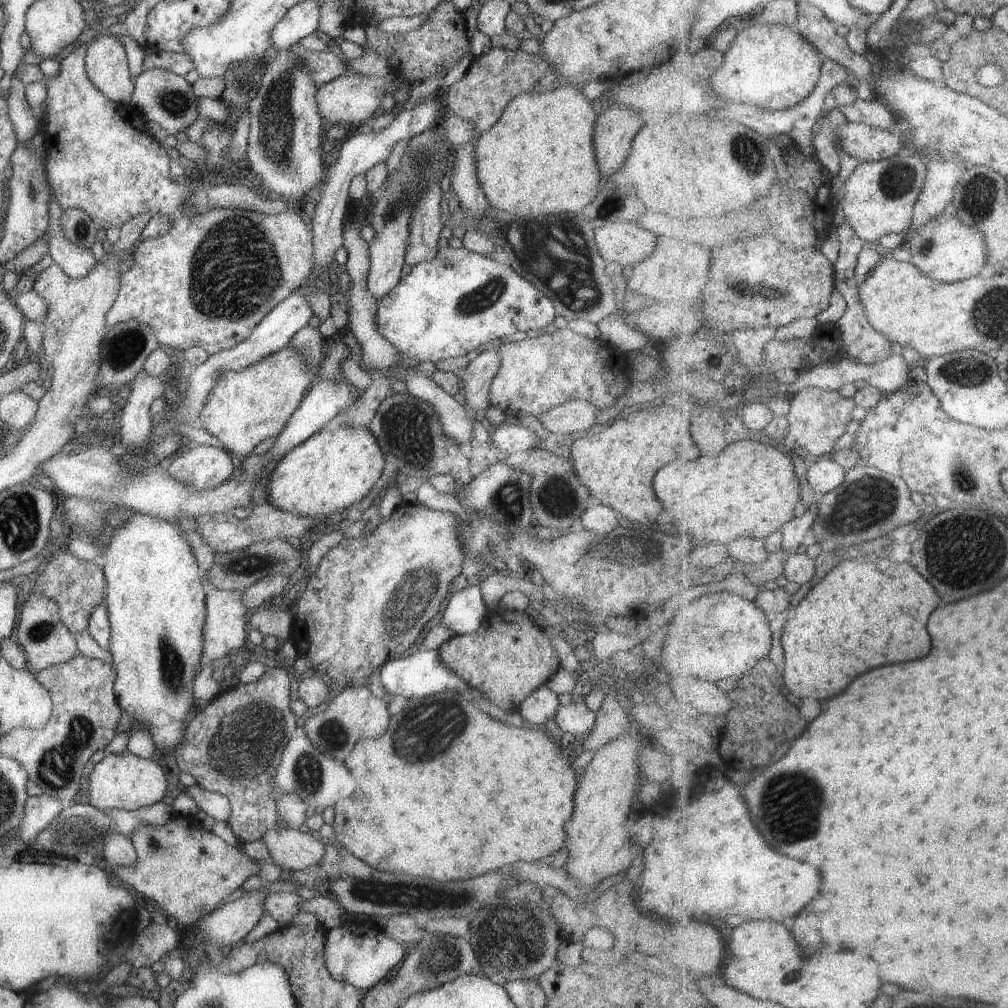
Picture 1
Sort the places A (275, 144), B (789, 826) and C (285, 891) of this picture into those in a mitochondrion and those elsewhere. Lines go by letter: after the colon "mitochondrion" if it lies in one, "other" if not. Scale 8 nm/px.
A: mitochondrion
B: mitochondrion
C: other

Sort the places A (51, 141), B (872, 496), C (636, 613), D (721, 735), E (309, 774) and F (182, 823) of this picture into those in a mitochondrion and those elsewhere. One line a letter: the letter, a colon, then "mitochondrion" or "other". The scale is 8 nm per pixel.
A: other
B: mitochondrion
C: other
D: other
E: mitochondrion
F: mitochondrion

